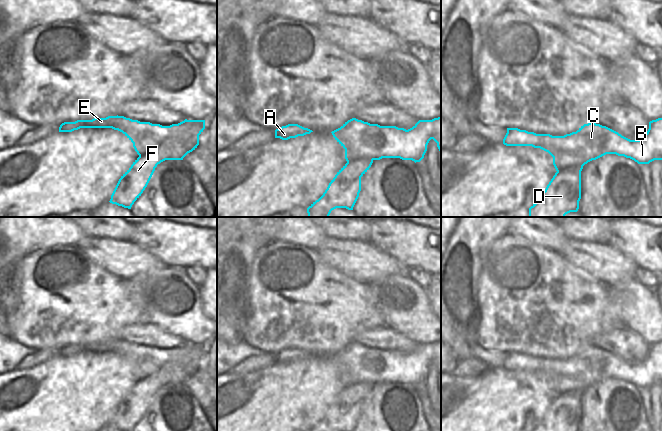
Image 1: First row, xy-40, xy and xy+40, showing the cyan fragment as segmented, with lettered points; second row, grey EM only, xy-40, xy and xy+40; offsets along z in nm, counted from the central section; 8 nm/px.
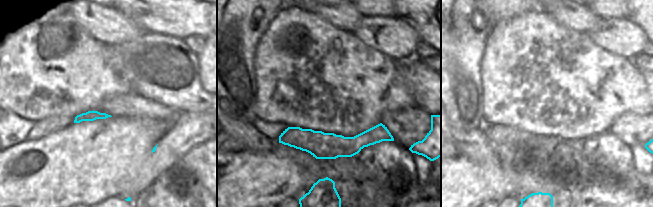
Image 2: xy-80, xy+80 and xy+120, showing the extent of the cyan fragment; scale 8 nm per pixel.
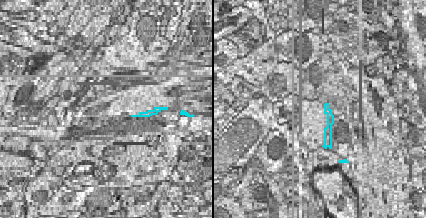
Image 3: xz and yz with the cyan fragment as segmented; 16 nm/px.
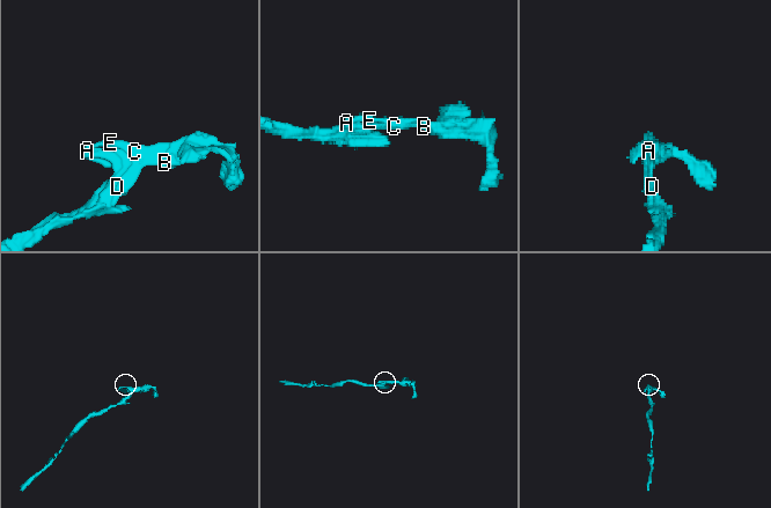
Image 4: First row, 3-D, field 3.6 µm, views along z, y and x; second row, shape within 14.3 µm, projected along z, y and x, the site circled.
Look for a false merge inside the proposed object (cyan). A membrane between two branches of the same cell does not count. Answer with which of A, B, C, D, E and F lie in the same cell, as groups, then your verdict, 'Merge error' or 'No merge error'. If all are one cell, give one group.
Groups: A B C E / D F. Merge error

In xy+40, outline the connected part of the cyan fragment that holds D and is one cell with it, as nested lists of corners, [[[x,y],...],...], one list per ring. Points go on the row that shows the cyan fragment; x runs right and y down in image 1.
[[[570,166],[556,172],[541,197],[529,208],[529,217],[565,217],[570,212],[577,212],[581,199],[581,171],[583,166]]]

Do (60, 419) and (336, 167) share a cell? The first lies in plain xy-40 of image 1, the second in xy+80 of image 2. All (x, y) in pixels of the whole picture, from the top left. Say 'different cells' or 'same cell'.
different cells

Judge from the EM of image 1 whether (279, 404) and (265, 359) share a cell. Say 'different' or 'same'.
different

